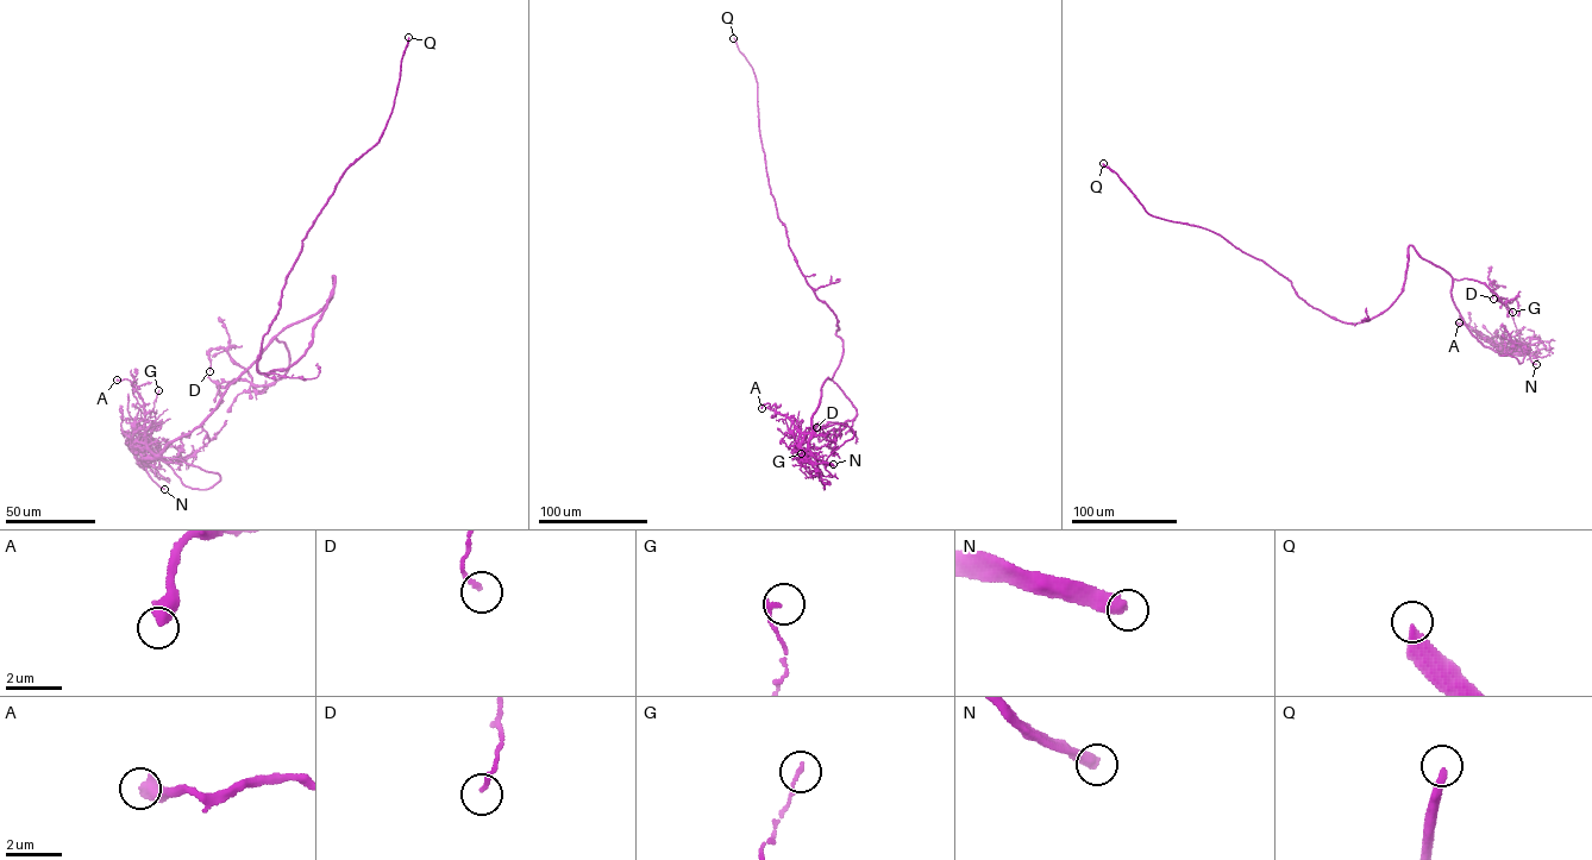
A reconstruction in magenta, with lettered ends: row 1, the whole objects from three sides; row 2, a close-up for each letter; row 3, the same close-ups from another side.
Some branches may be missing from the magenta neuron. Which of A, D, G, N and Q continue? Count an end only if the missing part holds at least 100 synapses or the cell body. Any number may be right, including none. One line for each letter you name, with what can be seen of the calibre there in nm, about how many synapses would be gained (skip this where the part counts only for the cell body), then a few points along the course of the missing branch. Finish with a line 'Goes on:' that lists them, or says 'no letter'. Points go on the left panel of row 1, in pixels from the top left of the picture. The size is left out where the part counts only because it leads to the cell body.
N: Thickness 480 nm. Course of what is missing: (164, 489), (214, 493)
Q: Thickness 340 nm. Roughly 900 synapses
Goes on: N, Q

